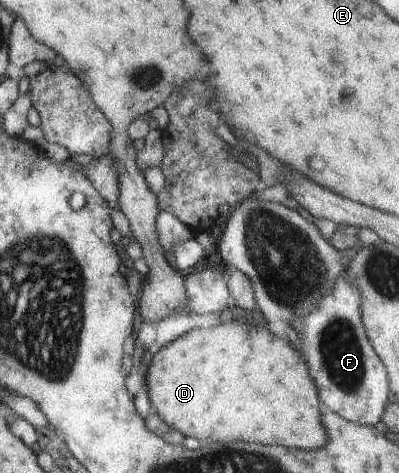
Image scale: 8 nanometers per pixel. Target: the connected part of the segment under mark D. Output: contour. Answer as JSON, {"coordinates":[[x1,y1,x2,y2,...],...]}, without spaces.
{"coordinates":[[221,322,217,326,208,328,192,328,173,340,166,340,166,346,151,348,151,358,143,376,143,385,149,401,149,408,155,412,167,426,173,430,177,428,179,434,191,436,201,442,215,442,215,440,245,440,245,442,259,442,259,444,281,444,287,448,321,448,327,442,325,428,321,426,321,407,317,400,317,388,313,386,313,380,307,374,307,368,303,364,303,356,285,340,277,338,275,334,268,332,266,328,259,330,242,329,243,322]]}

